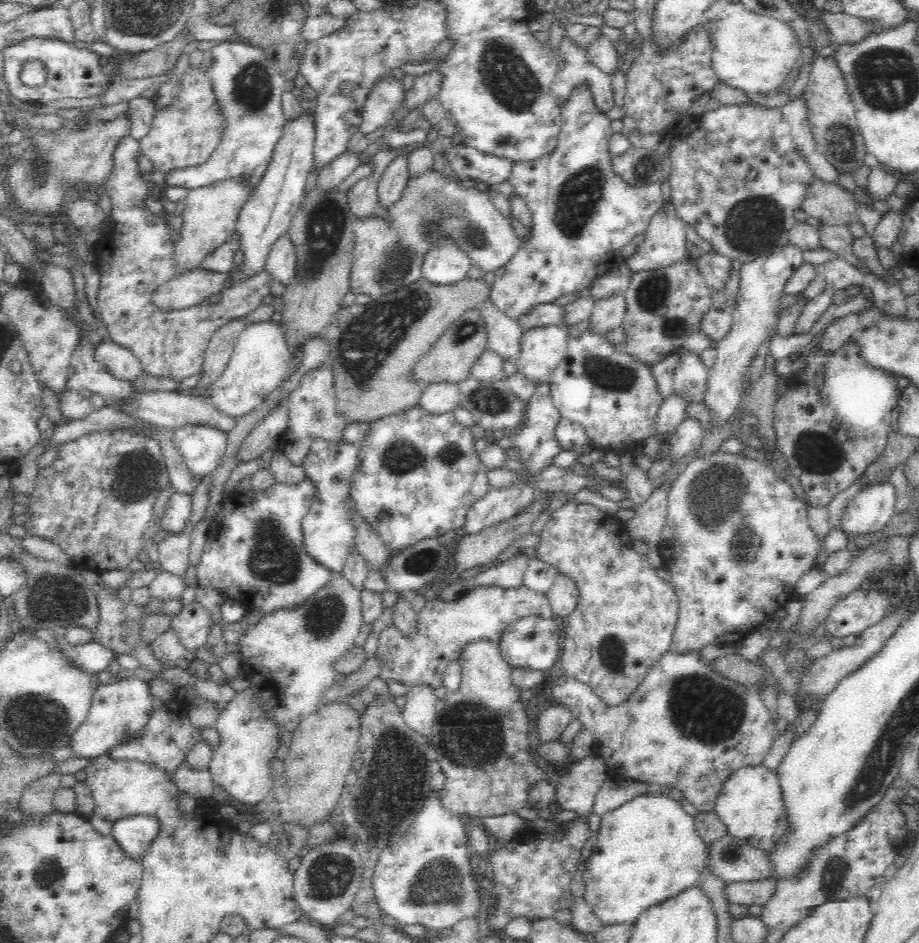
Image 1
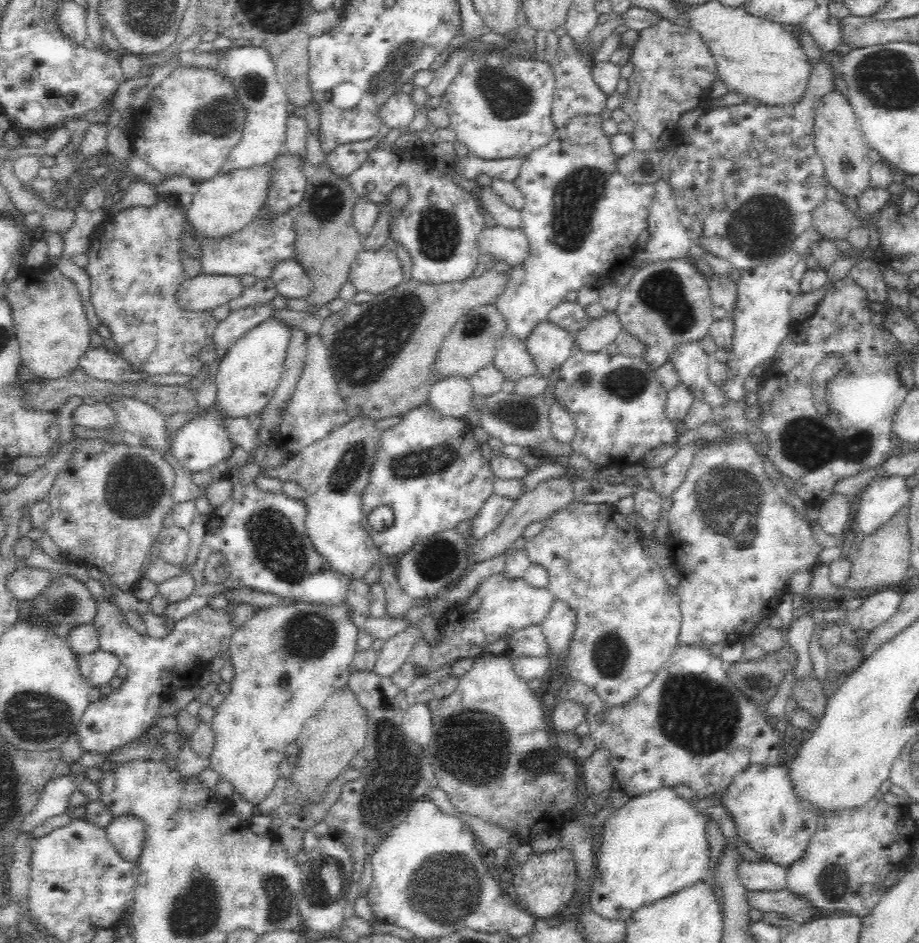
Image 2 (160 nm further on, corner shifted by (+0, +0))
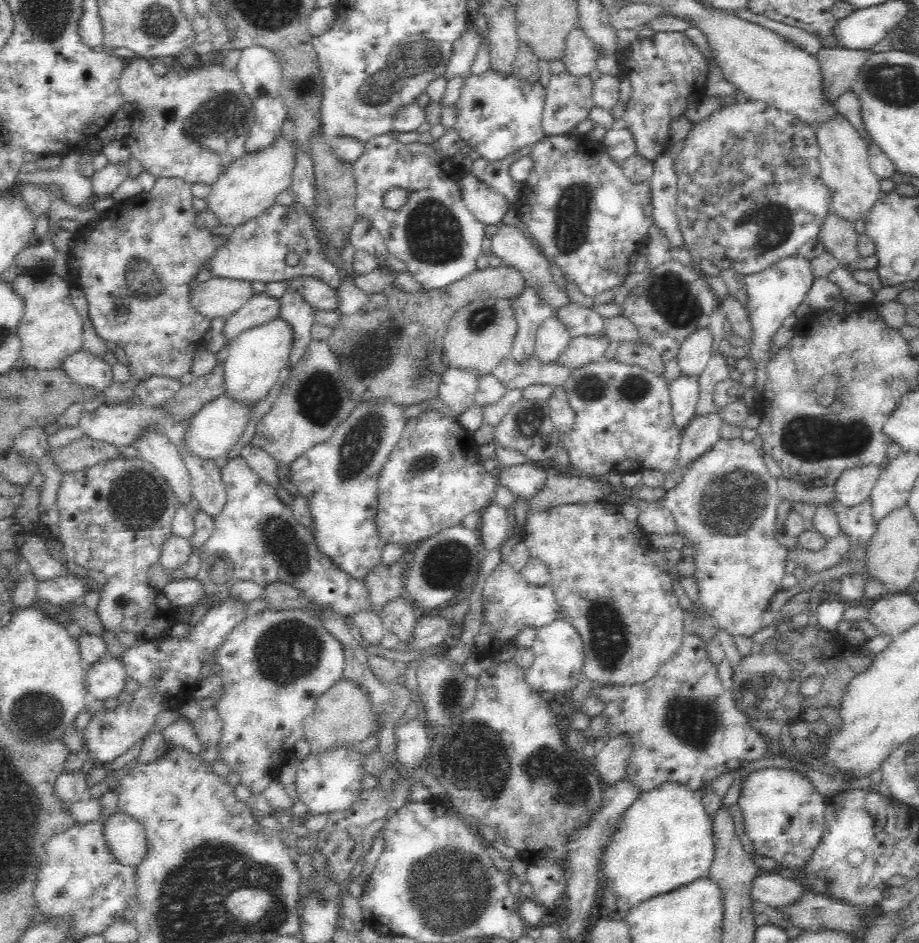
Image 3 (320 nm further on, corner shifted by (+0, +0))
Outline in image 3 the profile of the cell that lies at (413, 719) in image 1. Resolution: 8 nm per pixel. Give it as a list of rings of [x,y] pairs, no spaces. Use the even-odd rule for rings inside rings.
[[[418,716],[406,720],[397,727],[398,759],[406,767],[420,766],[422,760],[429,754],[431,737],[428,724]]]

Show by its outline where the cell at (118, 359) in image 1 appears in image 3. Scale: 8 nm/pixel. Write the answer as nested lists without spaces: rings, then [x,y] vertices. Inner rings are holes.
[[[80,350],[64,360],[62,369],[74,383],[94,388],[100,393],[116,388],[112,364],[96,354]]]

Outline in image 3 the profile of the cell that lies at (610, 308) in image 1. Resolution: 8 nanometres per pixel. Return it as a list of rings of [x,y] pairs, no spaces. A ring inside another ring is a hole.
[[[584,334],[572,339],[563,356],[557,361],[559,365],[578,368],[590,362],[601,361],[605,358],[609,336],[604,334]]]

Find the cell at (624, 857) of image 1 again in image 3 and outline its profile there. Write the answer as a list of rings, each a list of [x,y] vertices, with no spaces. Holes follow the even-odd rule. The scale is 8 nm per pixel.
[[[675,781],[664,783],[650,792],[640,793],[634,803],[624,812],[603,852],[602,880],[599,884],[602,906],[612,920],[625,920],[630,908],[645,900],[672,892],[689,882],[708,877],[714,860],[713,824],[701,802],[700,792]]]

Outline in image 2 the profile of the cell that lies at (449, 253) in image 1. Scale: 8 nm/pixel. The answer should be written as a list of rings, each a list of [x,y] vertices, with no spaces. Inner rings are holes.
[[[399,142],[388,147],[372,149],[364,164],[354,170],[347,180],[356,191],[358,197],[372,196],[380,198],[380,186],[396,186],[403,180],[409,200],[402,209],[402,213],[390,218],[390,239],[404,245],[411,257],[411,276],[421,283],[457,283],[473,276],[472,272],[480,261],[478,251],[475,250],[475,236],[484,226],[483,215],[471,192],[462,190],[451,178],[440,172],[435,166],[433,158],[427,150],[421,146],[410,146],[405,142]],[[368,184],[372,184],[372,192],[368,192]]]

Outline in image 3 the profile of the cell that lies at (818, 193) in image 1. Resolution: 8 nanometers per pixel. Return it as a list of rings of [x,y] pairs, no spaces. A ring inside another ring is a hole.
[[[829,209],[823,218],[817,240],[824,250],[834,255],[845,267],[861,258],[856,250],[857,233],[854,229],[854,222],[832,209]]]

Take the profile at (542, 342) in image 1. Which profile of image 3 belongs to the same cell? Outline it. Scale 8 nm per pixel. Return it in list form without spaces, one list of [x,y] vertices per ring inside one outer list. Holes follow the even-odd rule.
[[[551,316],[537,331],[534,355],[545,365],[557,363],[571,340],[566,327],[558,318]]]

